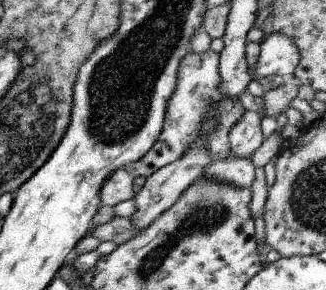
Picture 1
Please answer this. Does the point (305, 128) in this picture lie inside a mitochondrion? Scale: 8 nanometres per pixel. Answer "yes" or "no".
no

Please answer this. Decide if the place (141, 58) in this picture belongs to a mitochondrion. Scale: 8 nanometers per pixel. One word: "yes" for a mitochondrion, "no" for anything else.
yes

